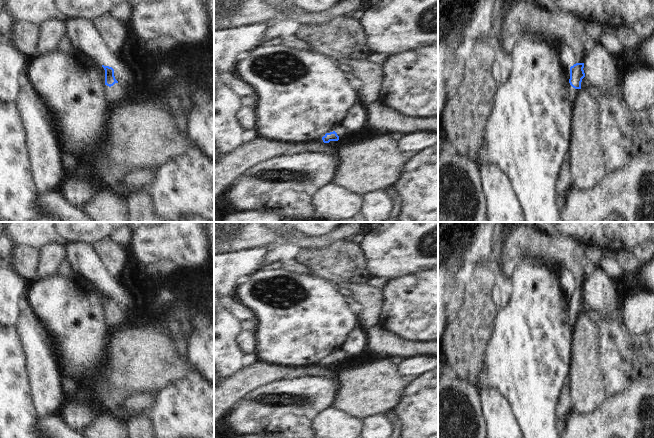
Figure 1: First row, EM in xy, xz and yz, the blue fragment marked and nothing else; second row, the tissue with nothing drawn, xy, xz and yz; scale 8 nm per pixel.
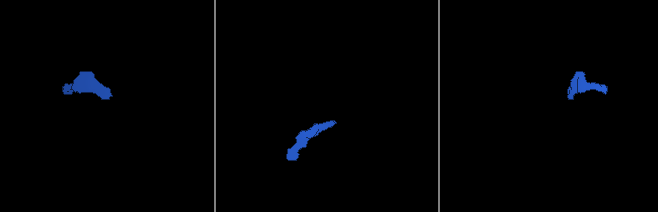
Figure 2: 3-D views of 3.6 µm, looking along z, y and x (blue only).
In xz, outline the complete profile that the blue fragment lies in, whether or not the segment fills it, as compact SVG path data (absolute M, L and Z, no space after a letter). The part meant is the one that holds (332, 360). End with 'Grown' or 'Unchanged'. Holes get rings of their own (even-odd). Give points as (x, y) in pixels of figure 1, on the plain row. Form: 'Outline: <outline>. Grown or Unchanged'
Outline: M342 349L336 350L334 353L331 353L326 358L323 358L317 366L329 367L330 365L338 365L340 361L343 361L347 358L347 355L343 352Z. Grown.

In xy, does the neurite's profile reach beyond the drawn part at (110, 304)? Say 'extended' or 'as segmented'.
extended

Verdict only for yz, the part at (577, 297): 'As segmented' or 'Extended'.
Extended.

